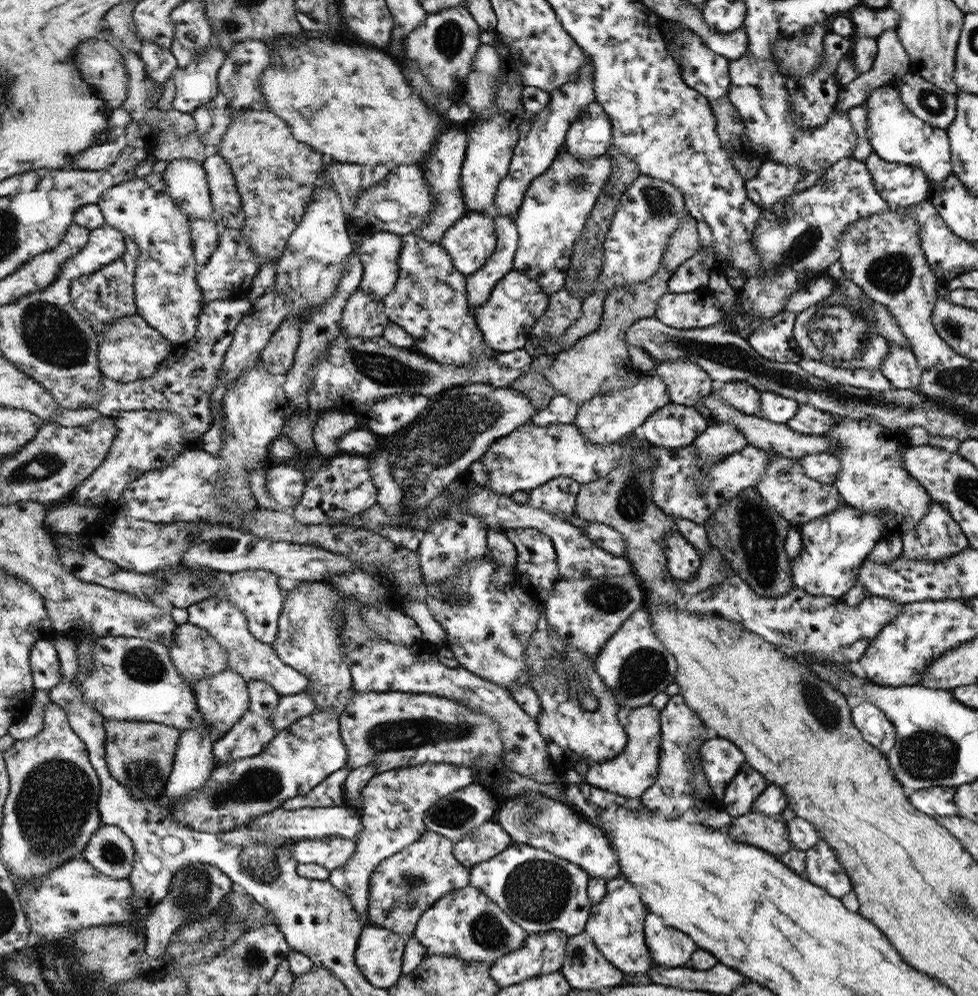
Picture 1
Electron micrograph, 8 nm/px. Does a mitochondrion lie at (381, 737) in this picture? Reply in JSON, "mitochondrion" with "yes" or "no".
{"mitochondrion":"yes"}

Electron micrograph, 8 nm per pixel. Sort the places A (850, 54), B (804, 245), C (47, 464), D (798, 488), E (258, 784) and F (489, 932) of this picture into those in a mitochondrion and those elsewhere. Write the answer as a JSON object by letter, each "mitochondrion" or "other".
{"A":"other","B":"mitochondrion","C":"mitochondrion","D":"mitochondrion","E":"mitochondrion","F":"mitochondrion"}

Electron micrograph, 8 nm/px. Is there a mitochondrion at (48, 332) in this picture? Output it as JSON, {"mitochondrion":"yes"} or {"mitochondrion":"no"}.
{"mitochondrion":"yes"}

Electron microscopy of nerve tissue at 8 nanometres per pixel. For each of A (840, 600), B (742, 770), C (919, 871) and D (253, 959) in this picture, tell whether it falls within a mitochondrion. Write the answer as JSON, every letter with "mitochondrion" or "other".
{"A":"other","B":"other","C":"other","D":"mitochondrion"}

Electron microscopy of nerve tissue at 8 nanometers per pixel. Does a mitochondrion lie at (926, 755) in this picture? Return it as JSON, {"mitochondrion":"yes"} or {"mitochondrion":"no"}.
{"mitochondrion":"yes"}

